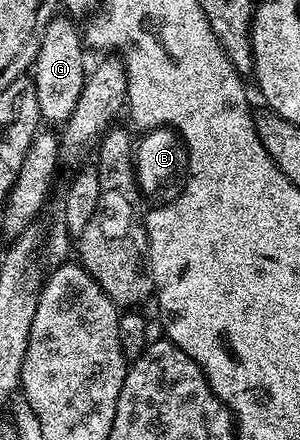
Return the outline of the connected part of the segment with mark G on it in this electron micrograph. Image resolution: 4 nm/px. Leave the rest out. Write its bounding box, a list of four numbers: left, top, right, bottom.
[32,16,88,127]

